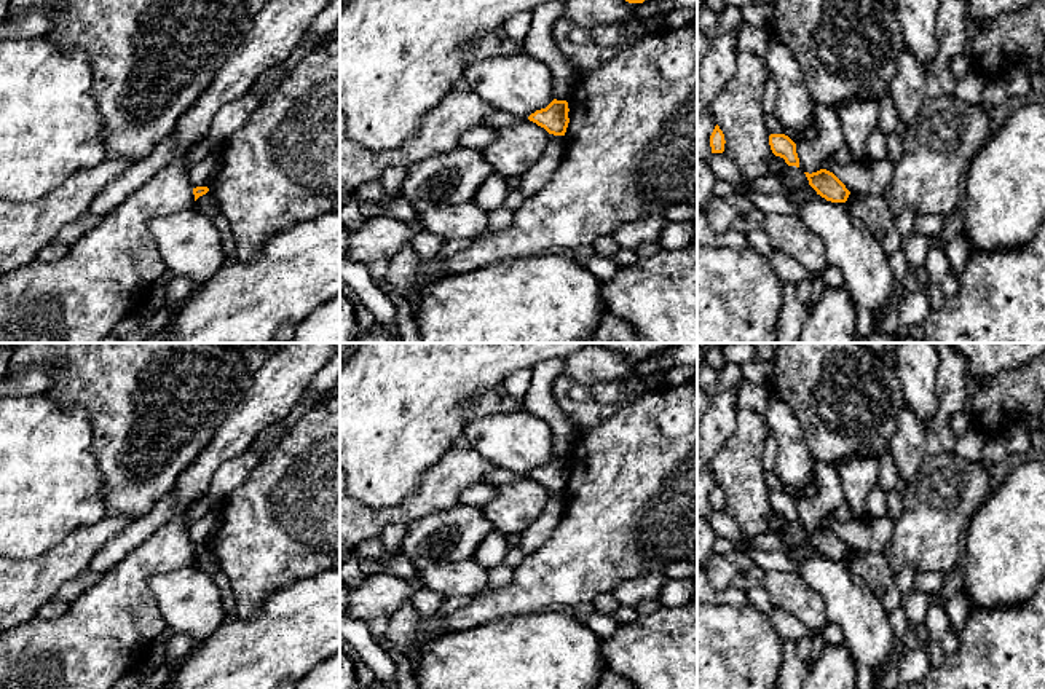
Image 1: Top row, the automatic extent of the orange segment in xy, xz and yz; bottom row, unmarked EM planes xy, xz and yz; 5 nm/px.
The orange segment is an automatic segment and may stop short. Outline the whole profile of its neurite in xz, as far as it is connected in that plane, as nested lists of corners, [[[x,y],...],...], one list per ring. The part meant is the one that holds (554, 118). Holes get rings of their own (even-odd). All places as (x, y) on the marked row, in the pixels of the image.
[[[554,99],[546,108],[531,113],[528,120],[544,128],[549,134],[565,136],[570,123],[568,112],[566,100]]]

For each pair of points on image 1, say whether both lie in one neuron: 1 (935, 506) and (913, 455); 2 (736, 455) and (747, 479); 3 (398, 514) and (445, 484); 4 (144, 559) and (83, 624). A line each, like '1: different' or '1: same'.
1: different
2: same
3: same
4: same

